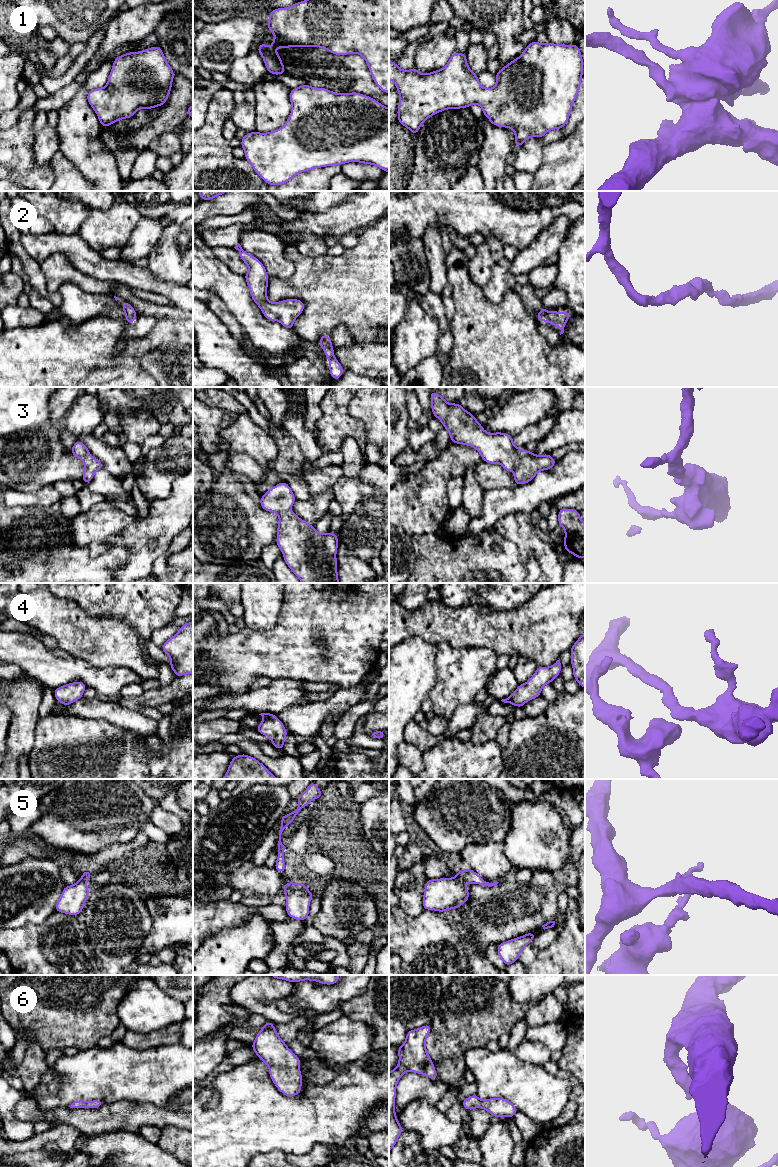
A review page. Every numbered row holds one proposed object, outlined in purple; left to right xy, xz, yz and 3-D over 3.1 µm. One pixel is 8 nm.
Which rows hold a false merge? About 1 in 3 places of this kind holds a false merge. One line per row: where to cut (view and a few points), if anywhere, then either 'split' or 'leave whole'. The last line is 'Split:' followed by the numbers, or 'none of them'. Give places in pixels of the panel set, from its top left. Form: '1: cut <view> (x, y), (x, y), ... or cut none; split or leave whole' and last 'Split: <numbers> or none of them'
1: cut none; leave whole
2: cut none; leave whole
3: cut none; leave whole
4: cut none; leave whole
5: cut yz (455, 877), (463, 882); split
6: cut none; leave whole
Split: 5

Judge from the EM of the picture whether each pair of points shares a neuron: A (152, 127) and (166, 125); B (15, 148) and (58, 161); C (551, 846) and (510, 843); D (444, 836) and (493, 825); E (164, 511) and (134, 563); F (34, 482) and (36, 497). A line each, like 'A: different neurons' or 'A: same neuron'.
A: same neuron
B: different neurons
C: same neuron
D: same neuron
E: same neuron
F: different neurons

